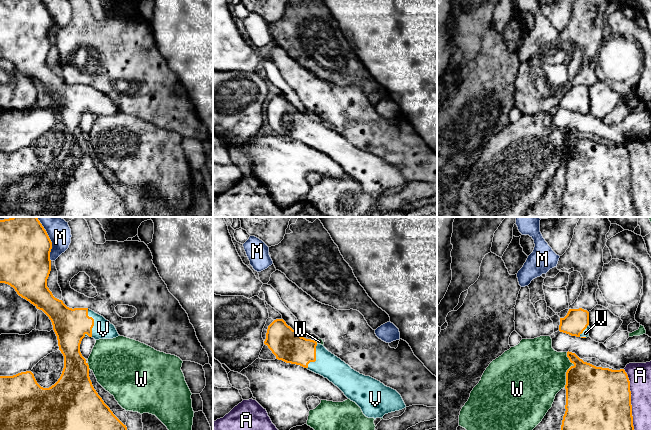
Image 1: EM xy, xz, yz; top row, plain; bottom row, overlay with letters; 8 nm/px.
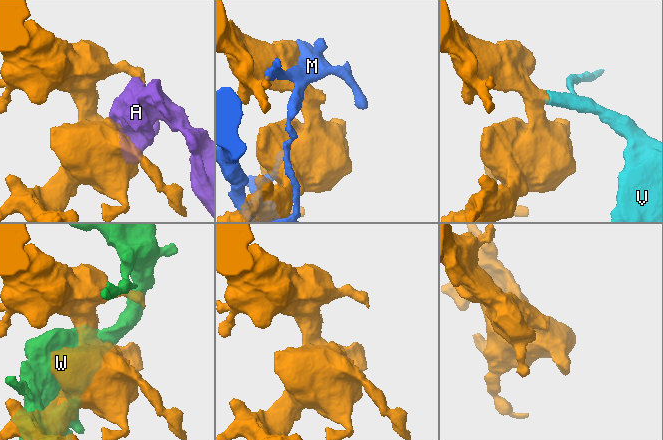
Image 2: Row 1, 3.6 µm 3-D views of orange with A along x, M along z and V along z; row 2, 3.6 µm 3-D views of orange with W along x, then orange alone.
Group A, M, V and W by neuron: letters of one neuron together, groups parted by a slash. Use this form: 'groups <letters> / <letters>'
groups A / M / V / W

